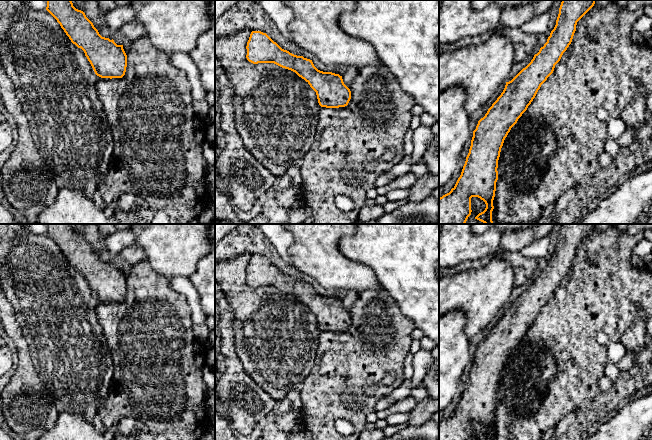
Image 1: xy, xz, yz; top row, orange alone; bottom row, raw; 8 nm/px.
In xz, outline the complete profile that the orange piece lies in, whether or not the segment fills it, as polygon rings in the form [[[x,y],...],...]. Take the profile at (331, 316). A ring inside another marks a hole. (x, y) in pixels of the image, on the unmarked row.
[[[252,255],[247,266],[246,282],[253,288],[274,287],[295,296],[316,316],[321,331],[339,332],[348,329],[351,315],[342,300],[318,294],[312,284],[282,273],[266,257]]]

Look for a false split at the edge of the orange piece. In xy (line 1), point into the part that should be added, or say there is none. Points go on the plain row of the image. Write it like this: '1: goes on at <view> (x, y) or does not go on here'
1: does not go on here

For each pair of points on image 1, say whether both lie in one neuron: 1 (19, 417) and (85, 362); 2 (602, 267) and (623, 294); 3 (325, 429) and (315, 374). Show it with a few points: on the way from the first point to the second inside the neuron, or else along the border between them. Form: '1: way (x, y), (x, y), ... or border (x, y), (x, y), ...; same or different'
1: border (37, 372), (59, 412); different
2: way (607, 274), (616, 287); same
3: way (321, 415), (321, 388); same

